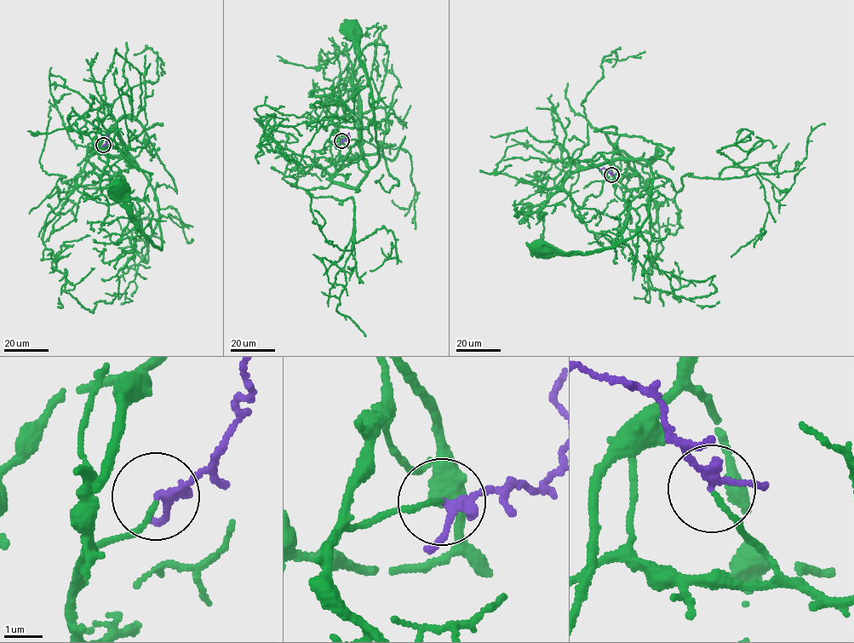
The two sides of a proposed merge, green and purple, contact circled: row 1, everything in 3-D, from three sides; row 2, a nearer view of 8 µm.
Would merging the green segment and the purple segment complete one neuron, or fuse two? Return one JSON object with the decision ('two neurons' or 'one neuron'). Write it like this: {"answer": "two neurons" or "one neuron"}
{"answer": "one neuron"}

